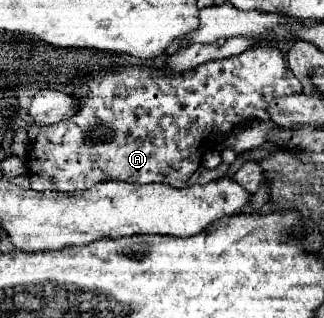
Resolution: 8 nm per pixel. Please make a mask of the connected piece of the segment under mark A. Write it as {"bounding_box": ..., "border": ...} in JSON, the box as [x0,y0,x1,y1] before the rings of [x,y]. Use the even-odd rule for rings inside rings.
{"bounding_box":[27,46,301,192],"border":[[[253,46],[249,50],[245,50],[239,56],[231,56],[231,58],[223,58],[223,60],[213,60],[207,64],[201,64],[193,70],[181,72],[181,74],[167,74],[165,70],[159,70],[157,66],[129,66],[129,68],[119,68],[115,72],[107,72],[107,74],[97,74],[93,76],[89,82],[85,84],[77,84],[73,88],[73,96],[79,100],[79,108],[77,114],[73,118],[61,120],[57,124],[51,126],[43,126],[39,136],[35,138],[35,144],[31,144],[31,150],[27,152],[27,170],[29,170],[29,180],[31,180],[31,190],[37,192],[79,192],[79,190],[87,190],[99,182],[107,182],[107,180],[123,180],[123,182],[133,182],[133,184],[149,184],[149,182],[161,182],[161,184],[171,184],[175,188],[187,186],[187,180],[191,178],[191,174],[195,172],[193,168],[199,168],[199,160],[201,156],[193,156],[199,148],[203,148],[209,142],[209,136],[213,134],[229,134],[233,130],[233,126],[239,126],[243,122],[249,120],[269,120],[269,116],[265,114],[265,106],[267,102],[271,102],[273,98],[281,98],[281,96],[289,96],[289,94],[297,94],[301,92],[301,82],[293,76],[293,72],[289,70],[289,66],[283,60],[283,54],[279,48],[275,46]]]}

